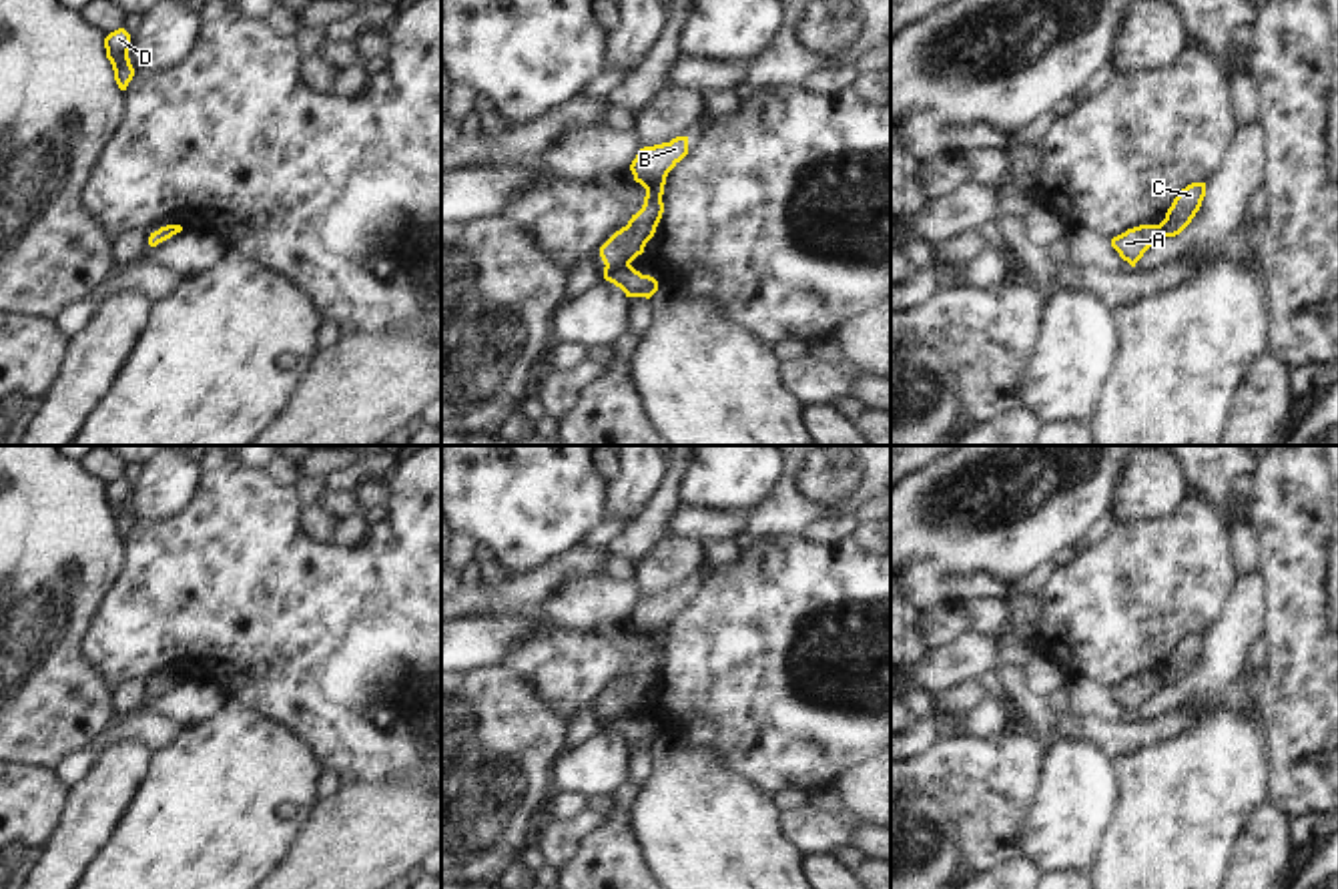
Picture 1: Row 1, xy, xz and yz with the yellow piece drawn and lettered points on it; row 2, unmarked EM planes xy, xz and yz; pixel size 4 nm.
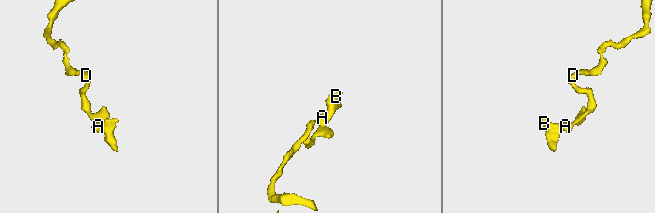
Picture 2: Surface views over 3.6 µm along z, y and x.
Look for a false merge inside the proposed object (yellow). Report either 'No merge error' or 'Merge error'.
Merge error

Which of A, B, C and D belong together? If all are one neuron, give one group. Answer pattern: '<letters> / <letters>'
A B / C D

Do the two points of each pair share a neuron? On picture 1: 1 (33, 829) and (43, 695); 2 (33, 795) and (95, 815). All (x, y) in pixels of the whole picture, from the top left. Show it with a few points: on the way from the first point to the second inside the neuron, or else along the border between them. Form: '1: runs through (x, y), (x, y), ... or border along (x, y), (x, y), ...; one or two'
1: border along (21, 765), (53, 771); two
2: border along (69, 789), (59, 825), (41, 847); two

